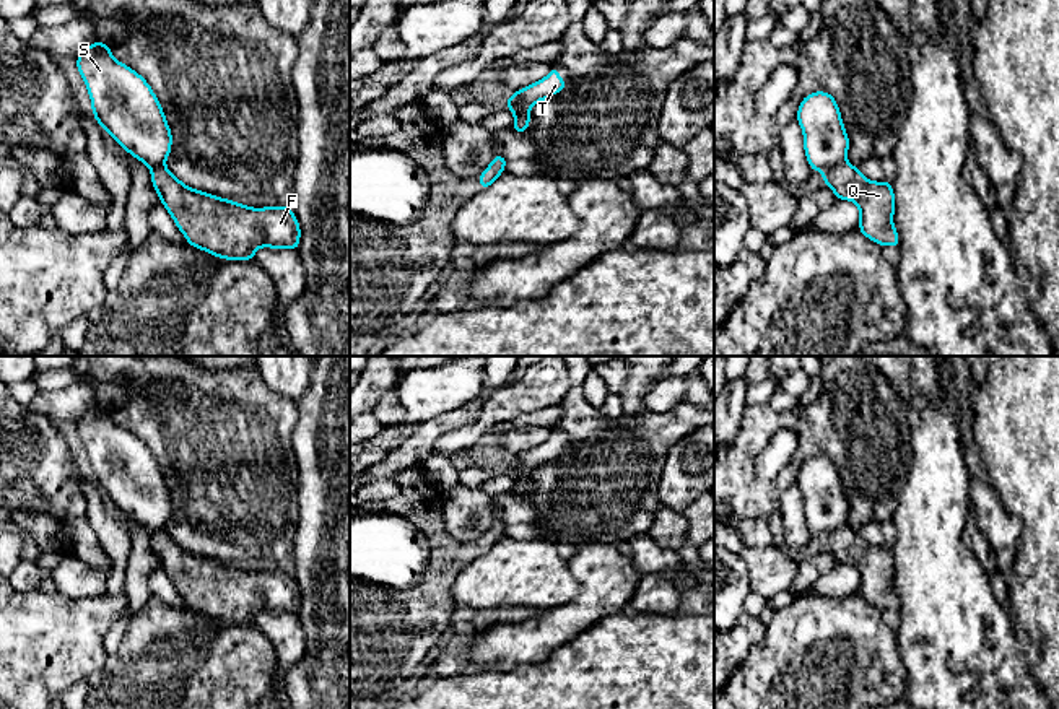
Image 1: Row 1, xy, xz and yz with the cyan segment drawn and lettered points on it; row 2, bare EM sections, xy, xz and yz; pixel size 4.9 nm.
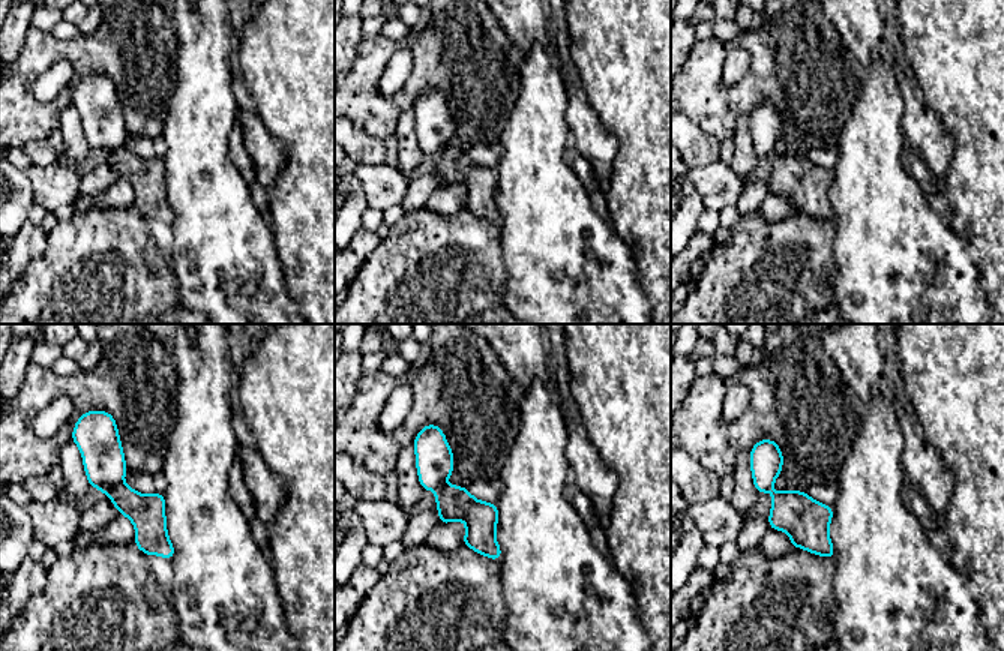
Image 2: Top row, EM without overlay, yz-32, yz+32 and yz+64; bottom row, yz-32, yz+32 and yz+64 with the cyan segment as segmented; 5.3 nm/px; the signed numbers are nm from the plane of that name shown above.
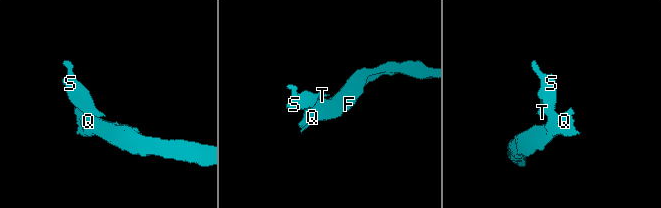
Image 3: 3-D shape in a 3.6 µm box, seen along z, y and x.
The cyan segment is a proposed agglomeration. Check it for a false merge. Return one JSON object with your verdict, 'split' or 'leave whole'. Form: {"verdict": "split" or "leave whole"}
{"verdict": "split"}

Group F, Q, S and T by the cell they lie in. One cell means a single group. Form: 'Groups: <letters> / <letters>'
Groups: F Q / S T

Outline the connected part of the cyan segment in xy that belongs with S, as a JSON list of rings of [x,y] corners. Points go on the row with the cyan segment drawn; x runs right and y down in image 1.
[[[101,41],[76,57],[98,124],[150,169],[171,154],[172,135],[163,107],[146,80],[112,57]]]

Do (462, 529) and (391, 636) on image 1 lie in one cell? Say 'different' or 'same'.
different

